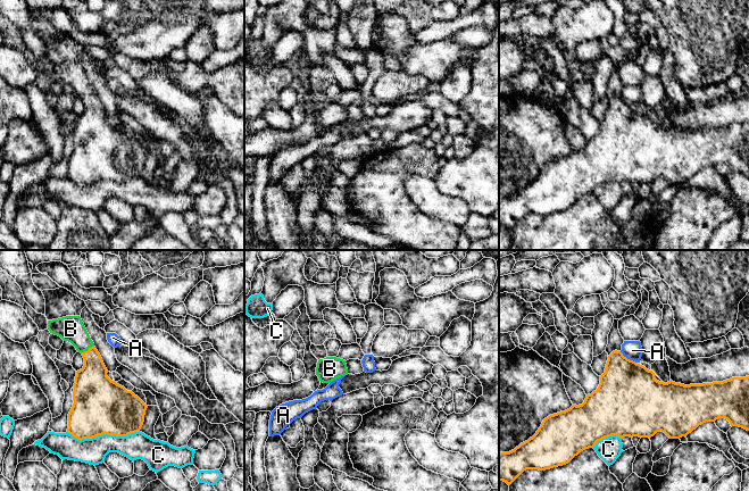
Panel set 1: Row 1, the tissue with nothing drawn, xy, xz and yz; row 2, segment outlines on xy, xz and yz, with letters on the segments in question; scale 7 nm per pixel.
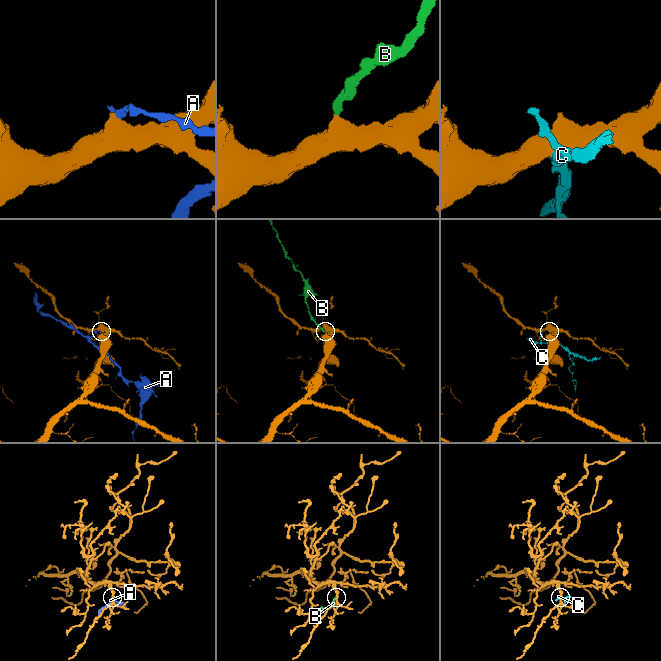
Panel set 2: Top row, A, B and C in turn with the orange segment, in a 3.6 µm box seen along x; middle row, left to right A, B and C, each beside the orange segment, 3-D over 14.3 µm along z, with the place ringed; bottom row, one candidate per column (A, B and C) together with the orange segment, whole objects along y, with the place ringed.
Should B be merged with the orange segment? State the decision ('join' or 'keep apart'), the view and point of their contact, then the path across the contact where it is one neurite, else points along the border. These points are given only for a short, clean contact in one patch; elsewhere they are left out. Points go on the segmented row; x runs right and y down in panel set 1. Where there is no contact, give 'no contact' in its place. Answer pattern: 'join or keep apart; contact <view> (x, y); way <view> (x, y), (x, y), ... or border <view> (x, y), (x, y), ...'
join; contact xy (88, 350); way xy (91, 385), (91, 355), (88, 350), (71, 329)

